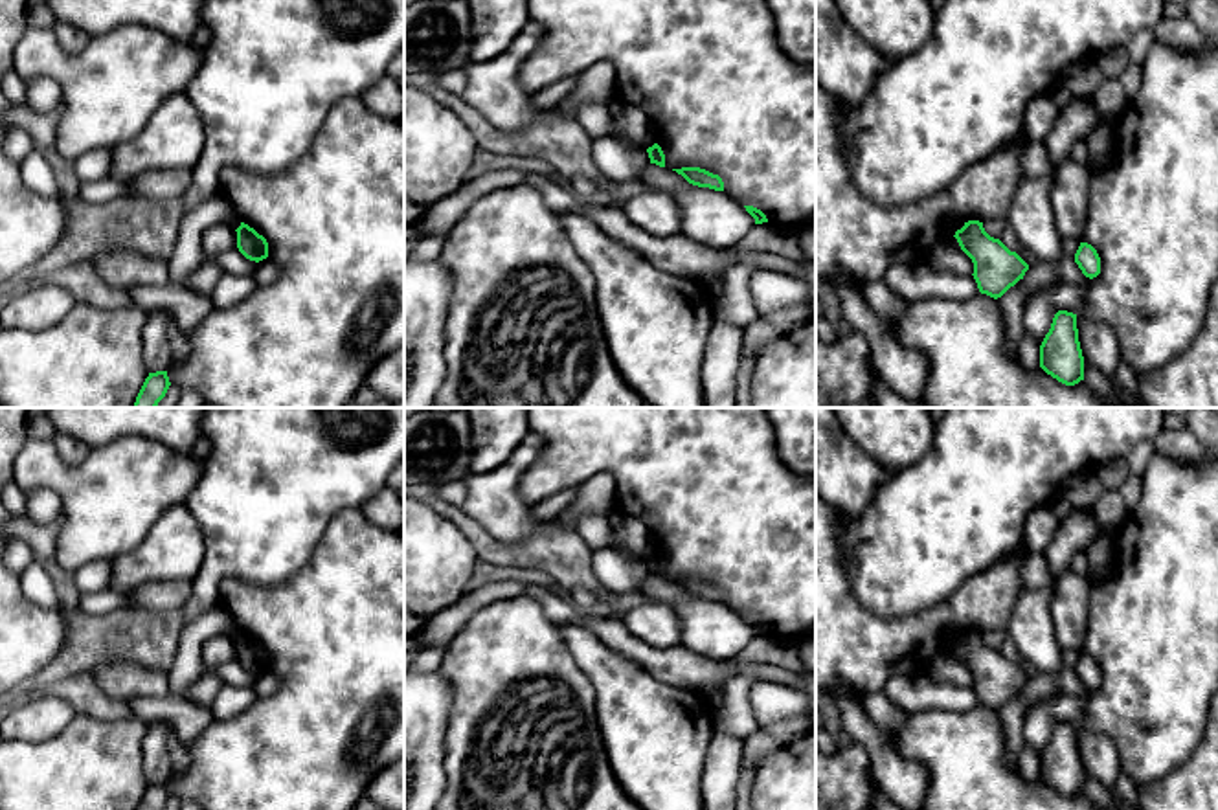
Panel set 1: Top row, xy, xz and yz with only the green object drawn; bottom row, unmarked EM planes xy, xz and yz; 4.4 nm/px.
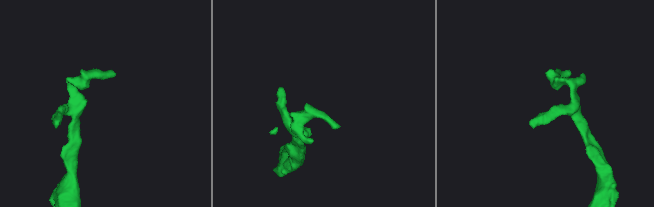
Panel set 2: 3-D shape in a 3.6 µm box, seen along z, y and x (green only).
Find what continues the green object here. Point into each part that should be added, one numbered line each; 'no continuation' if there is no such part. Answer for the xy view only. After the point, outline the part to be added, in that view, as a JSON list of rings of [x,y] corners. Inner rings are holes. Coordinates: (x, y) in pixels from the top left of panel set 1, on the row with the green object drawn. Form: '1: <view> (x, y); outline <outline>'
no continuation

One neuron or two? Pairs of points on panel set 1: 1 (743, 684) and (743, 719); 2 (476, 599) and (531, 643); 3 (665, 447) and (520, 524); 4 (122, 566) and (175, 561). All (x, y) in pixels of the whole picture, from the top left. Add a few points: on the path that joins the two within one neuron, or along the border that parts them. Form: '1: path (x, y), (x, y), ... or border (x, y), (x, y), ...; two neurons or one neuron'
1: path (739, 693), (739, 709); one neuron
2: border (524, 592), (484, 605), (454, 636); two neurons
3: border (533, 461), (520, 480), (520, 494), (531, 506); two neurons
4: path (135, 566), (162, 561); one neuron

